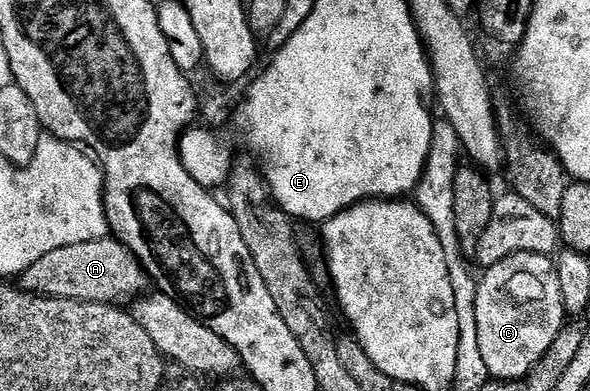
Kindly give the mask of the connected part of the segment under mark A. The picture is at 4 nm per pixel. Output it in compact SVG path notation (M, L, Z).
M107 235L88 243L72 243L72 247L60 247L60 251L52 251L48 255L36 259L36 263L32 263L32 267L28 267L20 274L20 285L27 293L36 293L39 297L91 301L97 305L118 307L126 303L122 301L130 303L143 296L148 289L148 278L142 265L136 259L136 255L132 255L132 251L128 251L128 247L115 241L113 236Z

